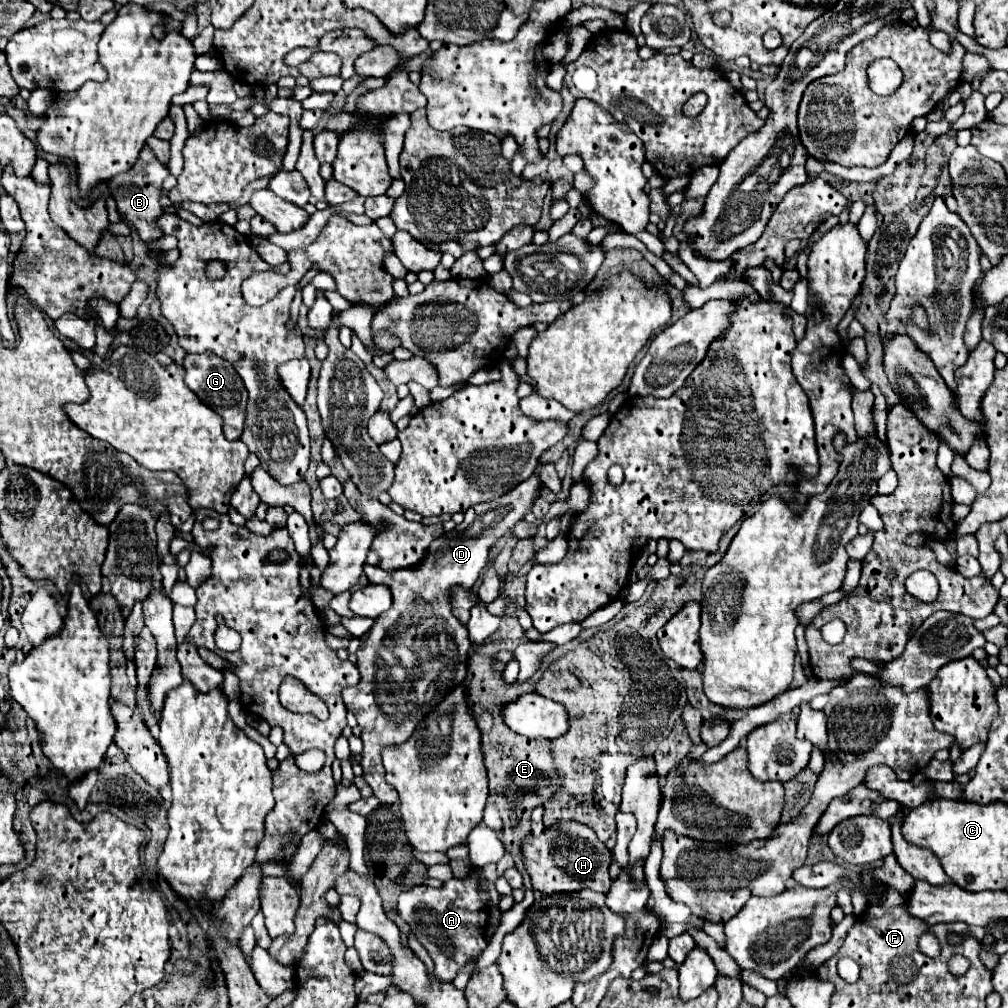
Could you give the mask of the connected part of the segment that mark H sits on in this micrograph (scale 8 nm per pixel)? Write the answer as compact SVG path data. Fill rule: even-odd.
M568 821L548 831L542 831L540 837L528 835L522 851L524 865L532 879L532 885L536 891L544 895L576 893L582 889L606 893L610 889L612 881L608 877L608 867L612 863L612 853L602 841L598 841L596 833L586 825Z

